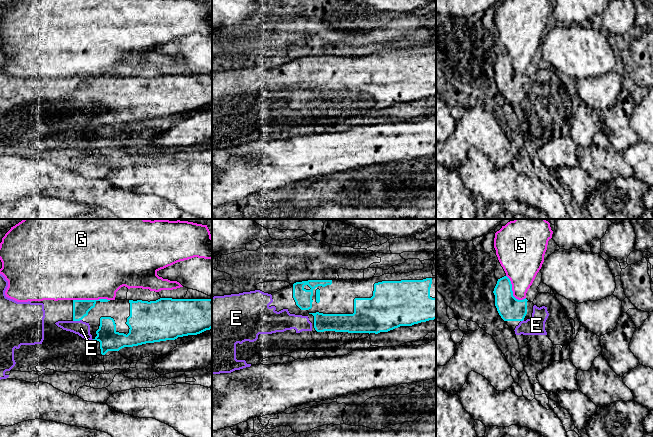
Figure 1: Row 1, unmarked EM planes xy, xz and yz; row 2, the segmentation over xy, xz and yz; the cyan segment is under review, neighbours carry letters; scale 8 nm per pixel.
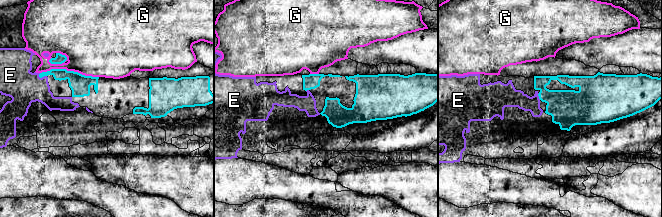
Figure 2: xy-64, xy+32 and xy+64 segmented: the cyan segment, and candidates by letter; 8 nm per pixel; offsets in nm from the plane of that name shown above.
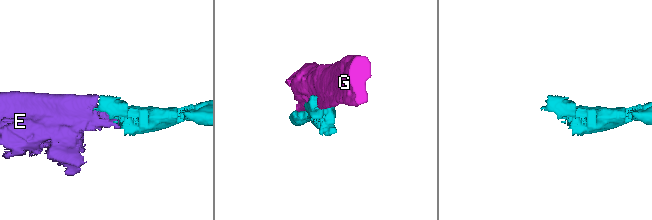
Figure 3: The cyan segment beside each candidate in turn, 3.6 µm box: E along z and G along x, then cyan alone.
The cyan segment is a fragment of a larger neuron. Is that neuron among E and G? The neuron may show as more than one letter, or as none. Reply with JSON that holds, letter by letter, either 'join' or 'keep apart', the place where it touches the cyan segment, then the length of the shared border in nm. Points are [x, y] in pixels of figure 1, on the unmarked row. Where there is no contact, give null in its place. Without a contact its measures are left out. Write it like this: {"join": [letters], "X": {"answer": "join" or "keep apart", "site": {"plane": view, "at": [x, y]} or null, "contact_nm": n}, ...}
{"join": ["E"], "E": {"answer": "join", "site": {"plane": "xy", "at": [77, 96]}, "contact_nm": 70}, "G": {"answer": "keep apart", "site": {"plane": "xy", "at": [91, 76]}, "contact_nm": 300}}

